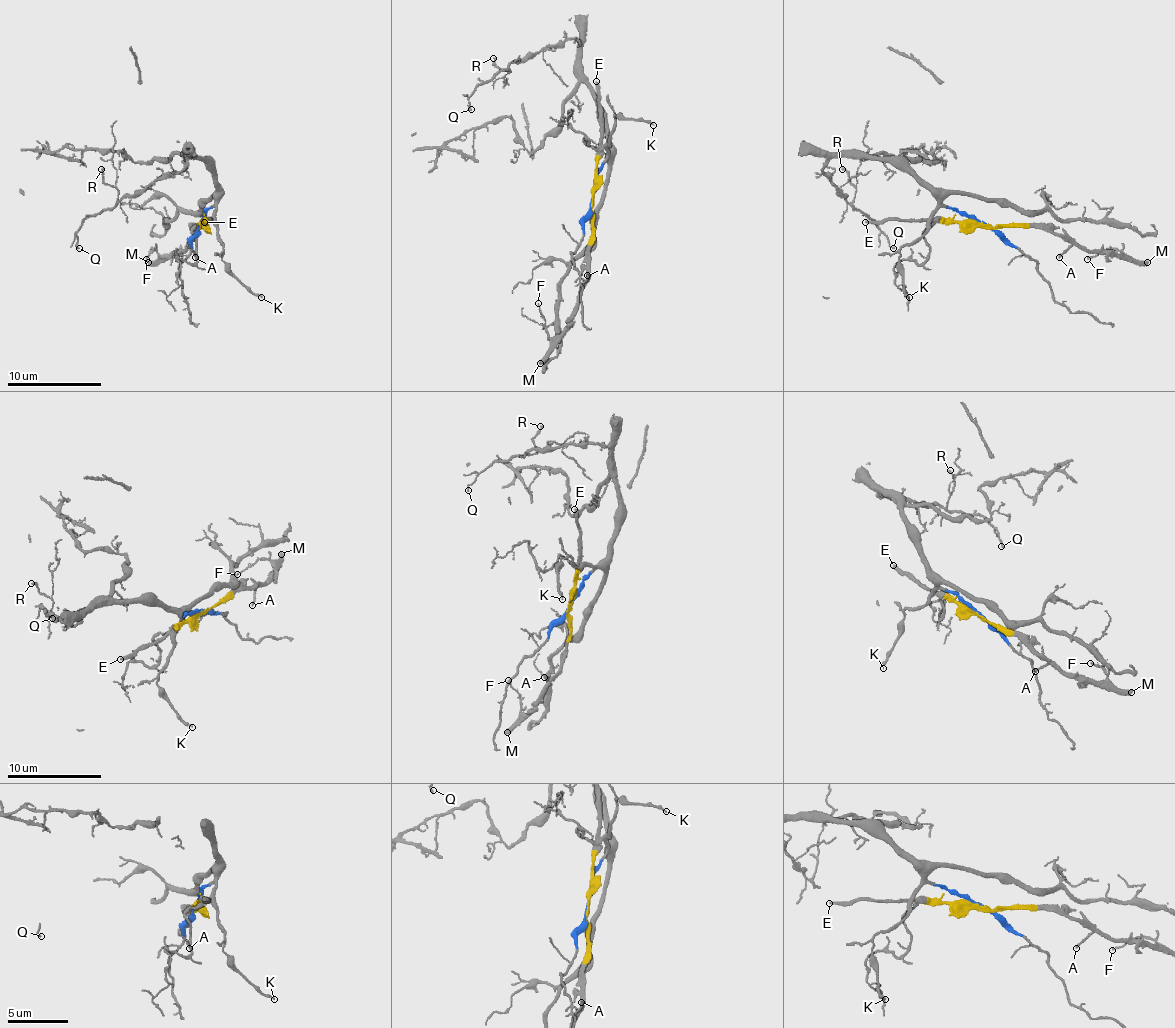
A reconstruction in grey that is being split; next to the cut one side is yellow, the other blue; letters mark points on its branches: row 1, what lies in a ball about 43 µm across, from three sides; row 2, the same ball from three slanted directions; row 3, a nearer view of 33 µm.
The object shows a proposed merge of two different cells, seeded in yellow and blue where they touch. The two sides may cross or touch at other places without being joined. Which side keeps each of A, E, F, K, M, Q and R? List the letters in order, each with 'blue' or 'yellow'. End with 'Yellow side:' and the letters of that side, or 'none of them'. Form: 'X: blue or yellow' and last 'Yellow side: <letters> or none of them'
A: yellow
E: yellow
F: yellow
K: blue
M: yellow
Q: blue
R: blue
Yellow side: A, E, F, M

